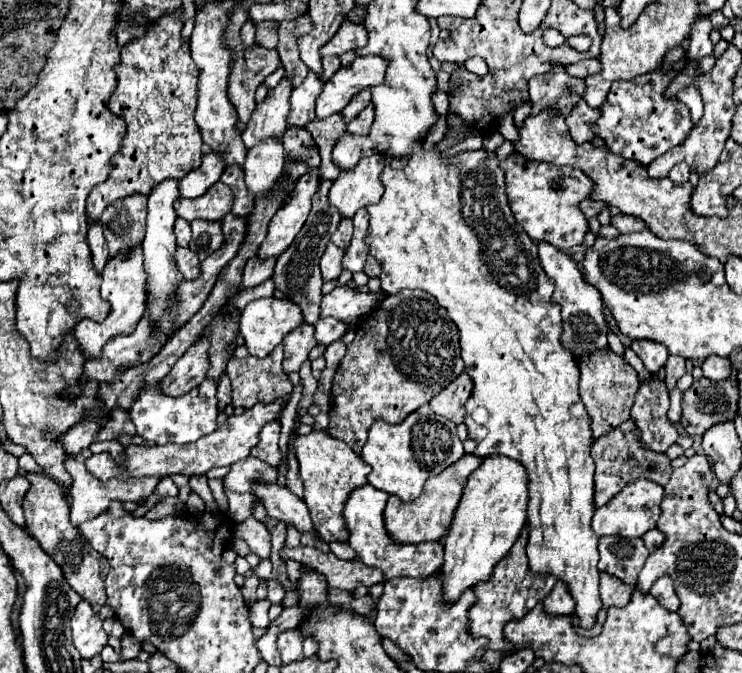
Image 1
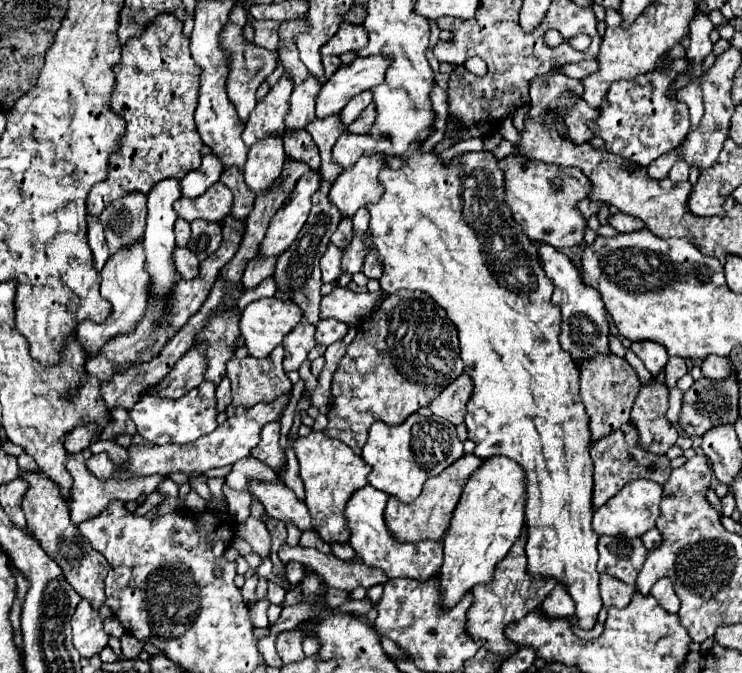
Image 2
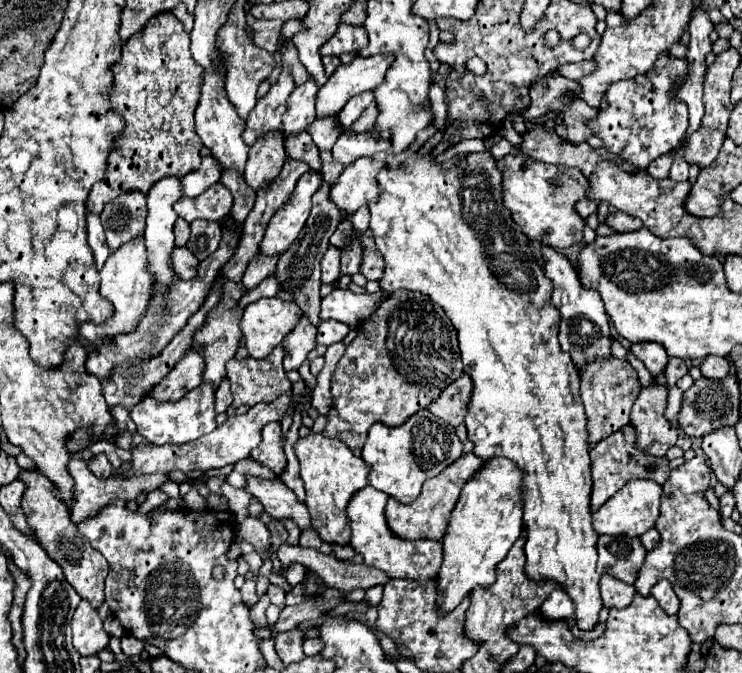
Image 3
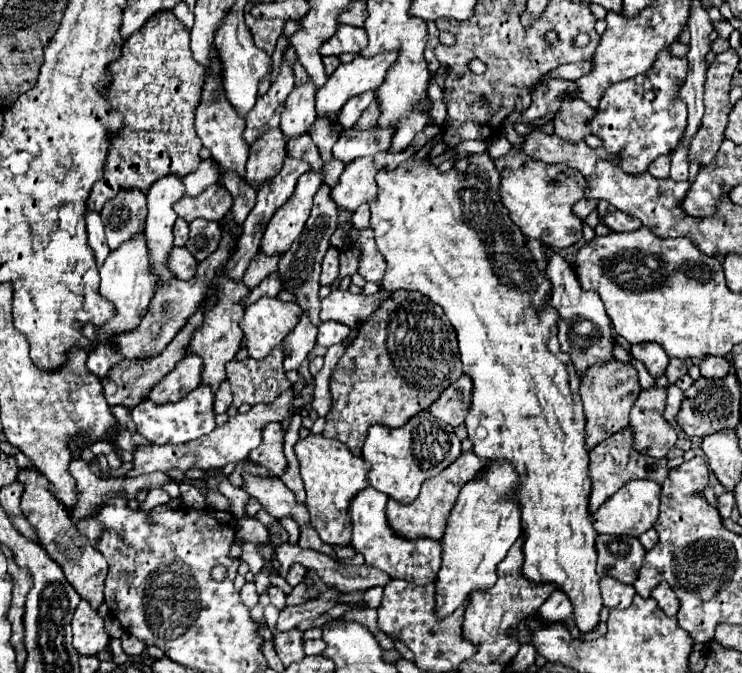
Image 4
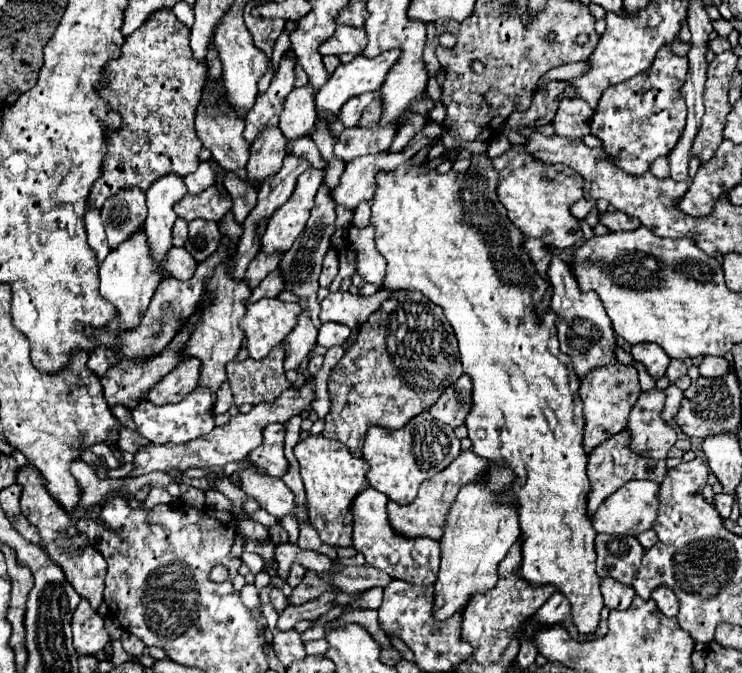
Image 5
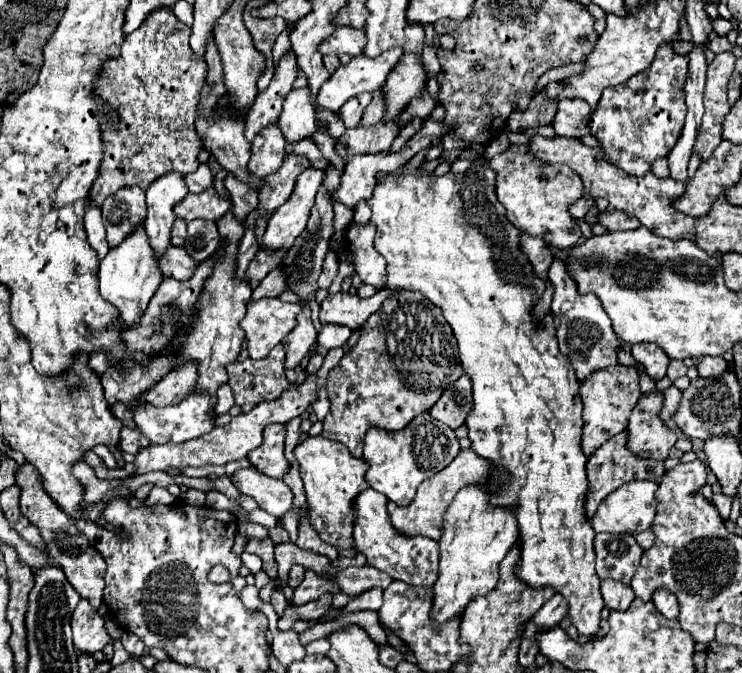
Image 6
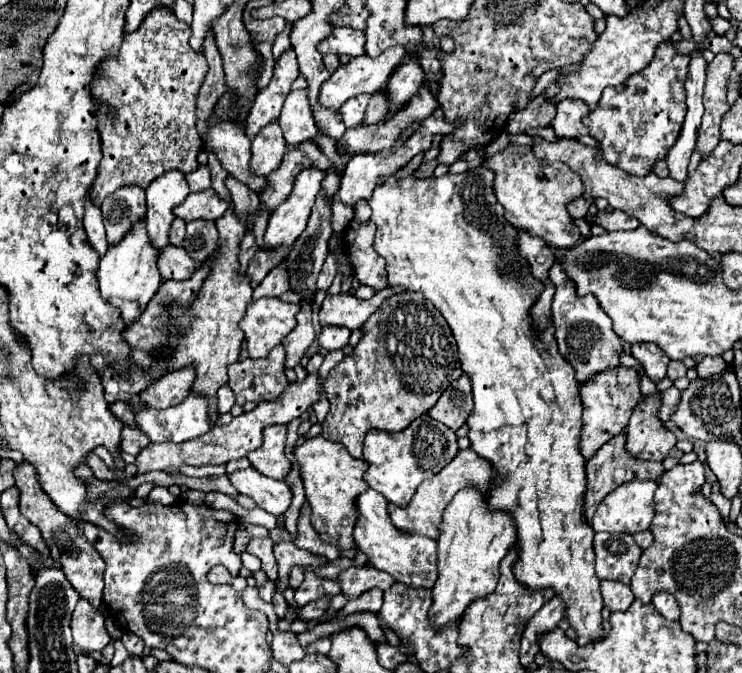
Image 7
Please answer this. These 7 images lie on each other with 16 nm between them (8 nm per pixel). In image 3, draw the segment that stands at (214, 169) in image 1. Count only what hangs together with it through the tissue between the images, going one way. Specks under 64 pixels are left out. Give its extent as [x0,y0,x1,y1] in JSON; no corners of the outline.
[182,156,222,198]

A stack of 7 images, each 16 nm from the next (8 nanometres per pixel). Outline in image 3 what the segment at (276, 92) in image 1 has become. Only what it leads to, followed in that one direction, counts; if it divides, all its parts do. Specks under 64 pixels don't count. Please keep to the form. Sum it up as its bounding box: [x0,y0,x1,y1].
[242,66,294,146]

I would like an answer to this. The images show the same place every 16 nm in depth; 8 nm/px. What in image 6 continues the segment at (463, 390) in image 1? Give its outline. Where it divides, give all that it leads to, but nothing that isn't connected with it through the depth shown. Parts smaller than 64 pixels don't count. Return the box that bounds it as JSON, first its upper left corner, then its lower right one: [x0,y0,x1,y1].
[430,374,472,428]

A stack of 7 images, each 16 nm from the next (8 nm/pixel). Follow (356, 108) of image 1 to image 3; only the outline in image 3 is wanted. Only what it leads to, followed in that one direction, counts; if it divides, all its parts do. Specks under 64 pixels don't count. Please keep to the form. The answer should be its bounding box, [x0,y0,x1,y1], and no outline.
[338,92,374,129]

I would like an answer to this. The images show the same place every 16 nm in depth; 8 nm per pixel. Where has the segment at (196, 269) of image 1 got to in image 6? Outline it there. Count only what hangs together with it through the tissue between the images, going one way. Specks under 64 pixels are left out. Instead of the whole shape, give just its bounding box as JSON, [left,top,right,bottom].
[158,246,196,280]

